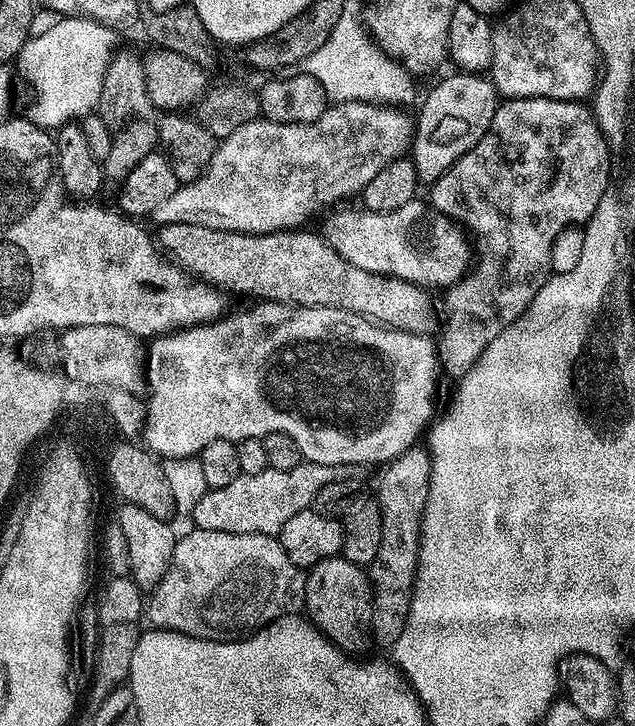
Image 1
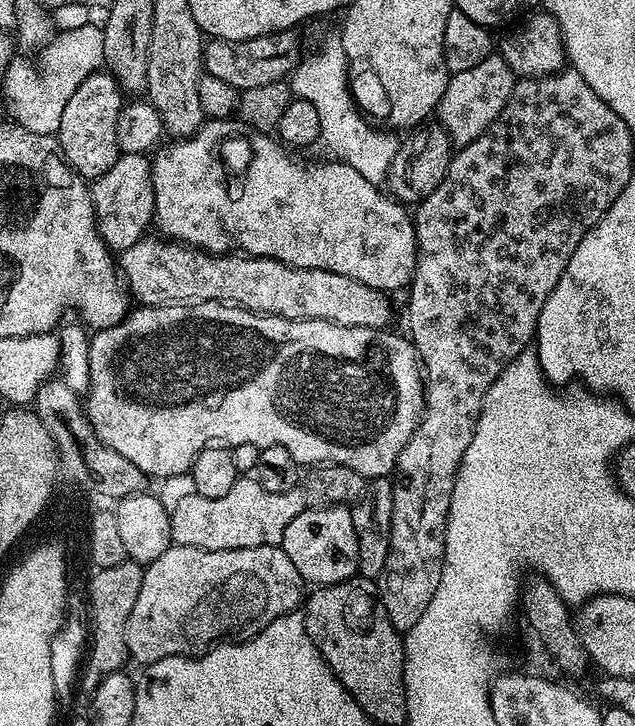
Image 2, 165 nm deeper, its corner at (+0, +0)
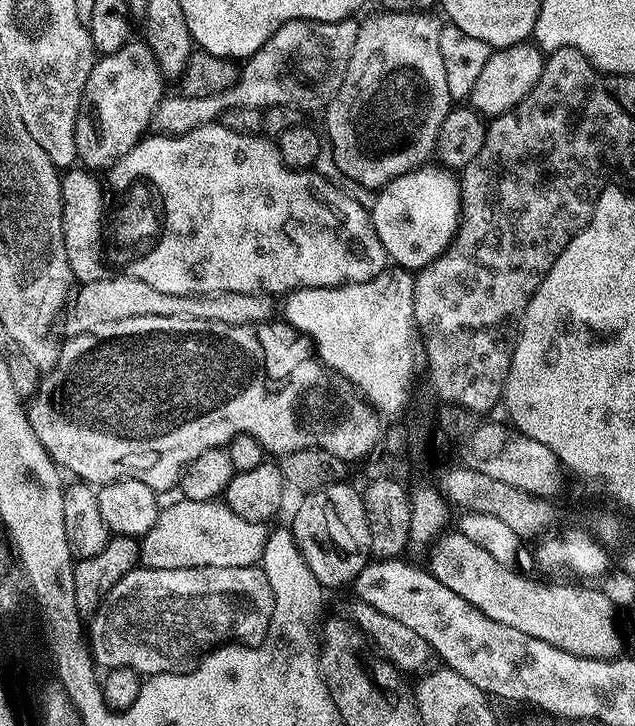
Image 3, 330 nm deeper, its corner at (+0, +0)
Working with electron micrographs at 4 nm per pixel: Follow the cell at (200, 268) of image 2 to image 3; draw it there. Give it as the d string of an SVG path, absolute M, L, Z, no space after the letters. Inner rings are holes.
M105 274L89 284L81 283L75 289L66 312L68 321L64 324L63 335L80 336L83 332L91 332L93 328L101 328L106 322L118 322L122 318L131 316L189 316L231 324L262 324L273 319L272 300L271 295L261 291L179 296L156 290L154 286L148 286L146 282L134 278L131 274L124 274L124 276Z

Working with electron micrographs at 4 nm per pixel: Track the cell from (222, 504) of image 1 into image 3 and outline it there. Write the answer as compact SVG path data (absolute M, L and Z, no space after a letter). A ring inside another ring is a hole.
M184 499L176 506L160 510L154 526L140 540L140 564L143 567L158 570L182 570L198 566L225 568L226 566L259 565L264 558L269 533L270 528L267 523L242 518L242 514L236 514L228 504L220 500L194 502Z

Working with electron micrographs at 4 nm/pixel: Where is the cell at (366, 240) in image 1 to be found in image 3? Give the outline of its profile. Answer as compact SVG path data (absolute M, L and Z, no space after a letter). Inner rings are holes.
M219 122L203 124L181 136L145 135L144 139L134 146L134 150L130 150L130 154L122 154L122 158L118 158L118 162L114 162L114 166L106 172L109 182L116 188L144 179L149 180L160 191L158 199L163 204L162 223L164 225L162 238L155 241L152 249L144 256L137 256L131 261L130 274L146 282L148 286L154 286L156 290L179 296L258 291L265 294L277 294L276 292L287 294L295 292L297 288L336 288L339 284L357 284L374 279L389 267L390 261L388 251L382 244L382 238L378 236L378 230L374 228L371 211L365 205L363 208L350 193L343 192L334 181L327 180L322 173L316 171L286 167L280 157L280 149L269 137L250 132L235 132Z

